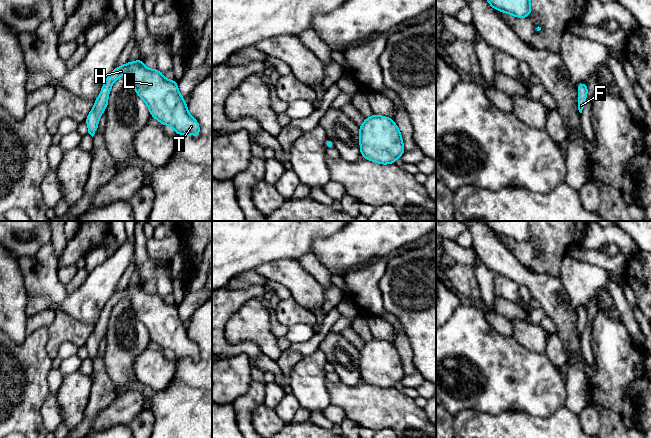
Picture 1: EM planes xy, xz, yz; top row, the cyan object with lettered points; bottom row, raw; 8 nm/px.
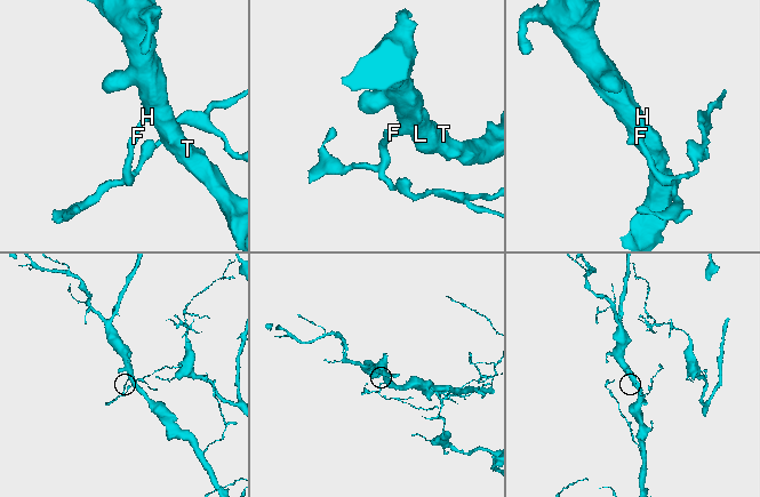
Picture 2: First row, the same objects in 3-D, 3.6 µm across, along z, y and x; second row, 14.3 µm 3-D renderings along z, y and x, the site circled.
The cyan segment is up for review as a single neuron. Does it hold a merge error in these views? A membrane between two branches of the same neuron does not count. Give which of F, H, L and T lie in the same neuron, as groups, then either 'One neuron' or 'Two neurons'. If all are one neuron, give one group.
Groups: F H L T. One neuron

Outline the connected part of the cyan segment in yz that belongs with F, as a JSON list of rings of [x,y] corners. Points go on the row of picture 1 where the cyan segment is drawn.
[[[579,82],[577,86],[578,90],[578,110],[582,113],[585,106],[586,97],[588,95],[588,86],[584,82]]]

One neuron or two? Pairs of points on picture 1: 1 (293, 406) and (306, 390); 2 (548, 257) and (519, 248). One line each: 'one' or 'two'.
1: two
2: one

